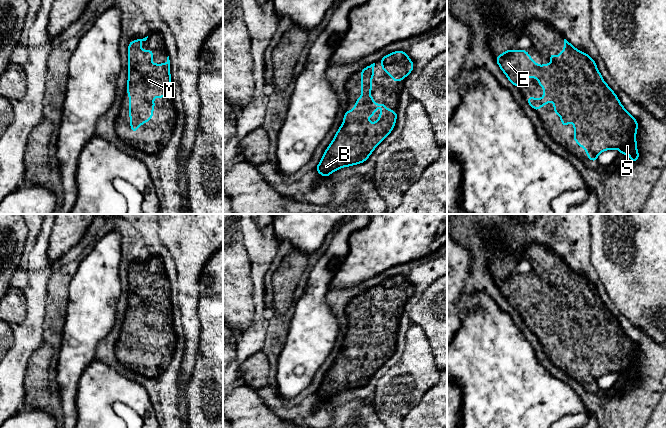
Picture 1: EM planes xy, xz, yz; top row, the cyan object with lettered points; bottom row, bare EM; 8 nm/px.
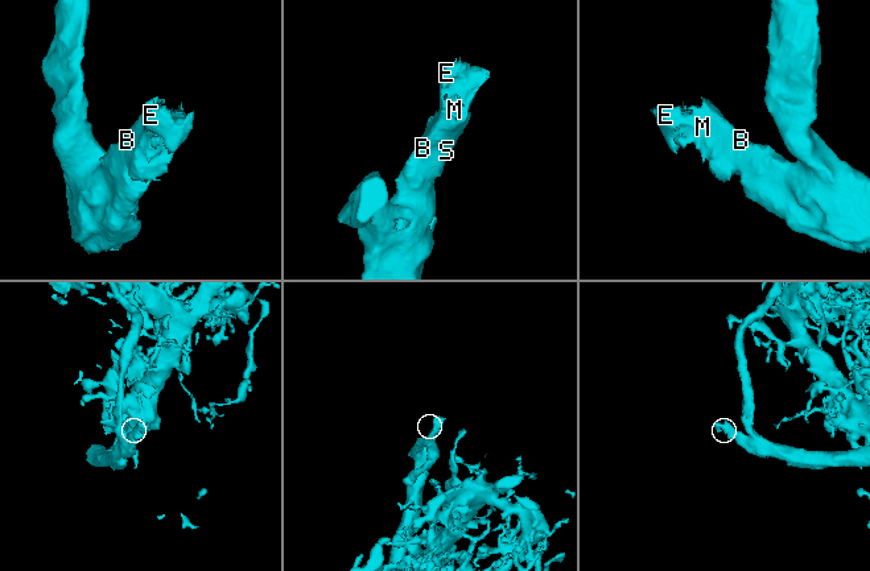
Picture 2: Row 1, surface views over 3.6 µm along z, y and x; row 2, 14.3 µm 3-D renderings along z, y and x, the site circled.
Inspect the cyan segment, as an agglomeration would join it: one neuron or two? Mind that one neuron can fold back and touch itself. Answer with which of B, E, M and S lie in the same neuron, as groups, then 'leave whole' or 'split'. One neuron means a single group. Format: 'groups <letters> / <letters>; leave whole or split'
groups B E M S; leave whole

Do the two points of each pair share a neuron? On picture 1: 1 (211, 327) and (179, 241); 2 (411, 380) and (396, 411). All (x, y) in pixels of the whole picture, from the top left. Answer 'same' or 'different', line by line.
1: different
2: same

